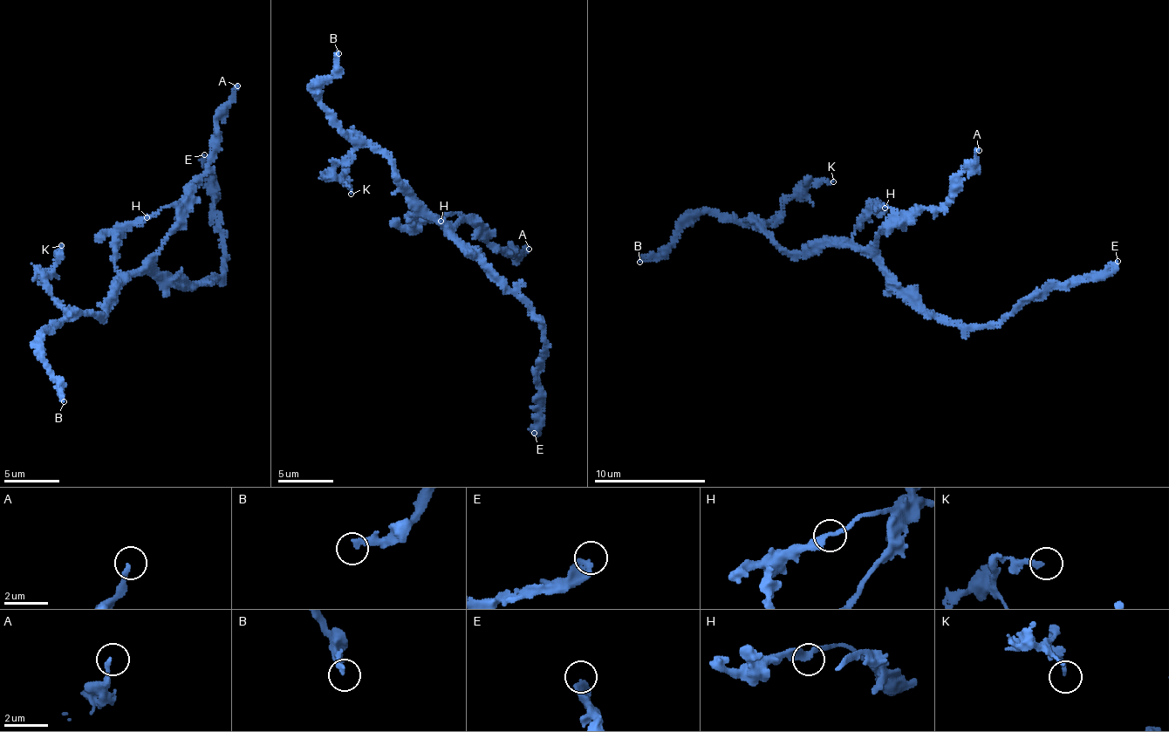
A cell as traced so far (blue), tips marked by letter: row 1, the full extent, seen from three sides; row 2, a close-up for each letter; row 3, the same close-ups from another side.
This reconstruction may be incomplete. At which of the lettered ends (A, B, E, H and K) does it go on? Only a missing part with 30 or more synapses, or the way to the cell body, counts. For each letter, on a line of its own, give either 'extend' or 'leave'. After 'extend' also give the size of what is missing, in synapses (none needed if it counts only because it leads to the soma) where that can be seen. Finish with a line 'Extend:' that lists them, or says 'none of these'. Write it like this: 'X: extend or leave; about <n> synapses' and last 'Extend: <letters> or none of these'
A: extend; about 35 synapses
B: leave
E: leave
H: leave
K: leave
Extend: A

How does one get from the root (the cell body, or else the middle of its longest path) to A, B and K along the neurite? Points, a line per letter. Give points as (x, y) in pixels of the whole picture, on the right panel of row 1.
A: (871, 257), (876, 236), (925, 208), (931, 211), (946, 203), (953, 189), (953, 177), (974, 160), (979, 150)
B: (871, 257), (827, 242), (786, 252), (765, 229), (709, 212), (695, 215), (669, 246), (639, 262)
K: (871, 257), (827, 242), (786, 252), (766, 230), (789, 199), (807, 186), (833, 181)

